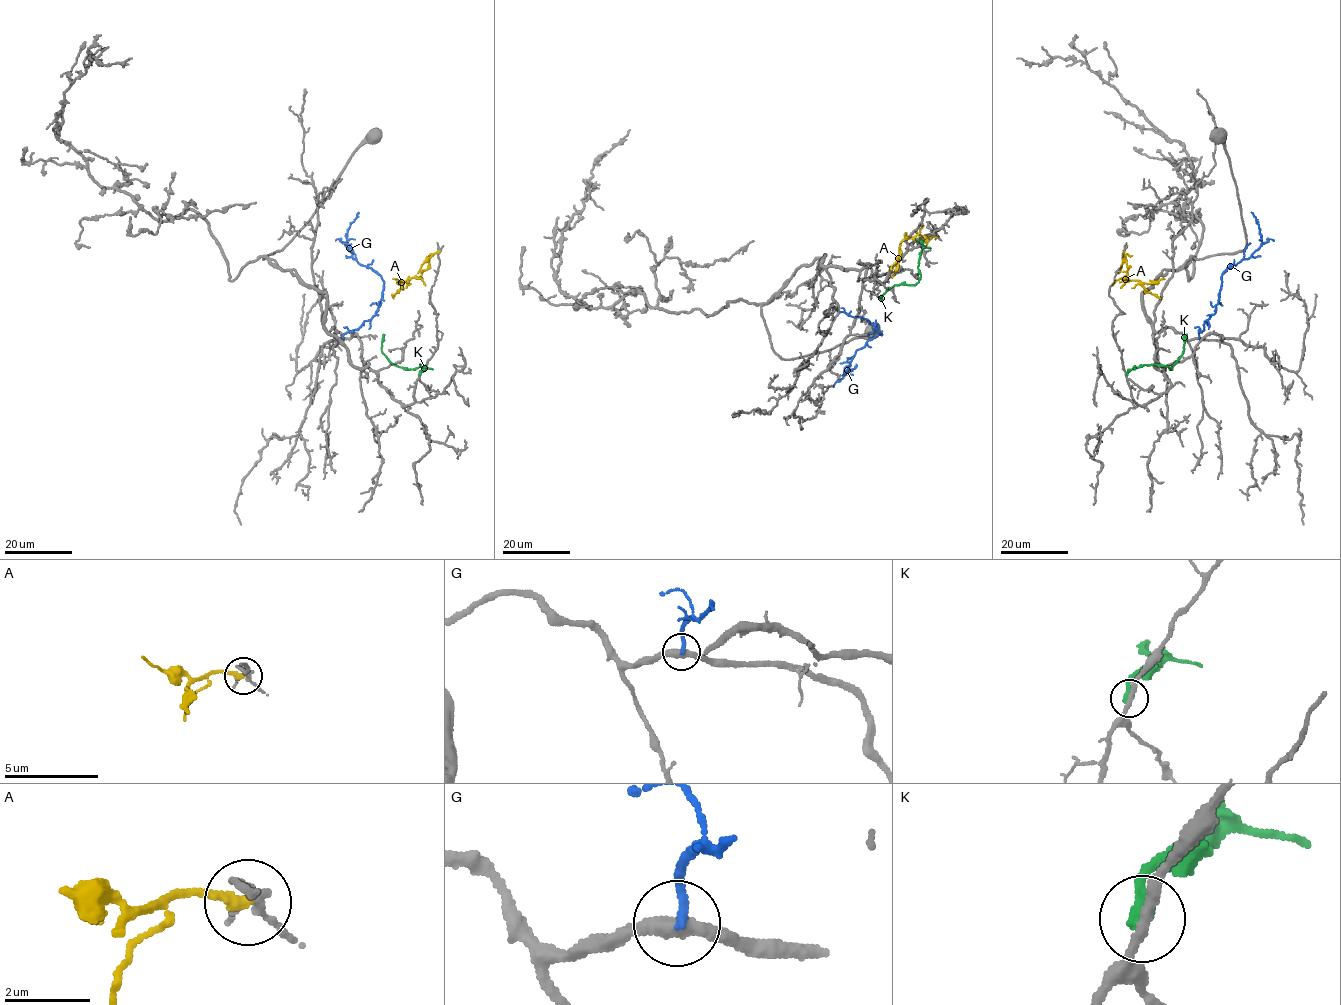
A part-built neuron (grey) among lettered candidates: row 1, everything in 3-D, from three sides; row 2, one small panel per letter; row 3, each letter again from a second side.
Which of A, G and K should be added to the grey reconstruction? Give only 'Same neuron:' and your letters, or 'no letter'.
Same neuron: no letter

